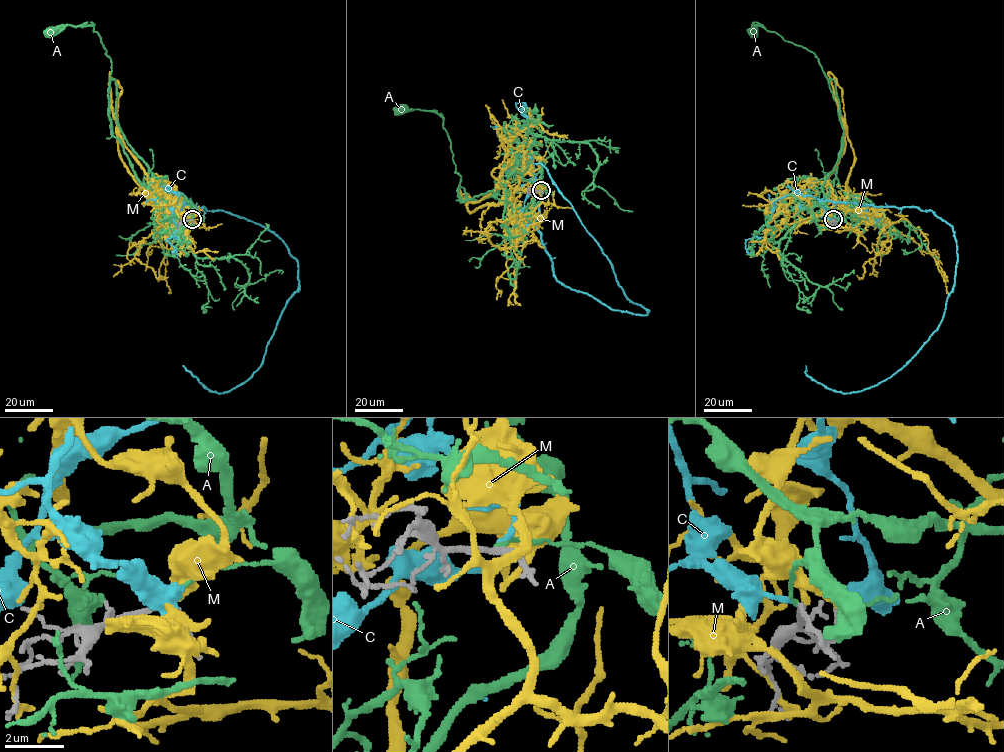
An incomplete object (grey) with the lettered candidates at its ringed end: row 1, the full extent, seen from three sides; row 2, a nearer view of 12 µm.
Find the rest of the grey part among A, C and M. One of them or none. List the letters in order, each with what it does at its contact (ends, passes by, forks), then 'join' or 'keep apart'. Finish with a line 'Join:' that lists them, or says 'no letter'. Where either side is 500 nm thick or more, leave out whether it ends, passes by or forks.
A: it ends | keep apart
C: it ends | keep apart
M: it ends | keep apart
Join: no letter

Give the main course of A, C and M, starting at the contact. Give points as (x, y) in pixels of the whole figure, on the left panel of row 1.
A: (190, 219), (200, 215), (195, 208), (157, 179), (124, 137), (111, 60), (93, 27), (61, 25), (50, 33)
C: (190, 219), (181, 211), (186, 200), (271, 230), (297, 261), (298, 286), (246, 381), (210, 391), (183, 365)
M: (191, 219), (195, 213), (183, 203), (177, 216), (161, 208), (177, 215), (183, 197), (152, 206)

